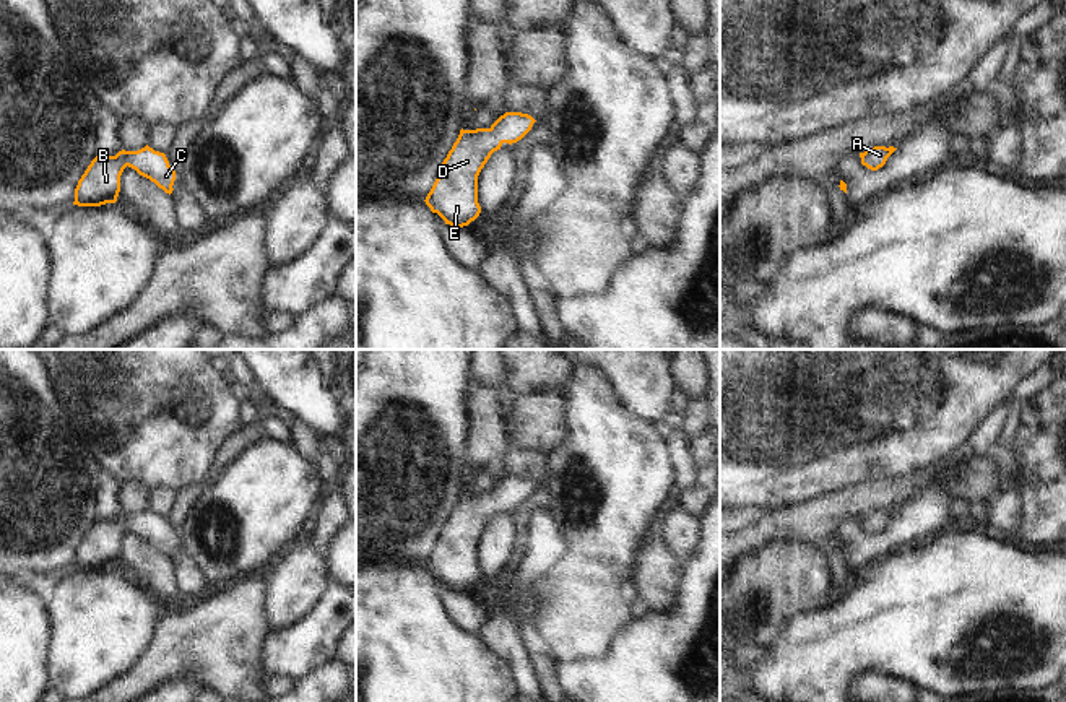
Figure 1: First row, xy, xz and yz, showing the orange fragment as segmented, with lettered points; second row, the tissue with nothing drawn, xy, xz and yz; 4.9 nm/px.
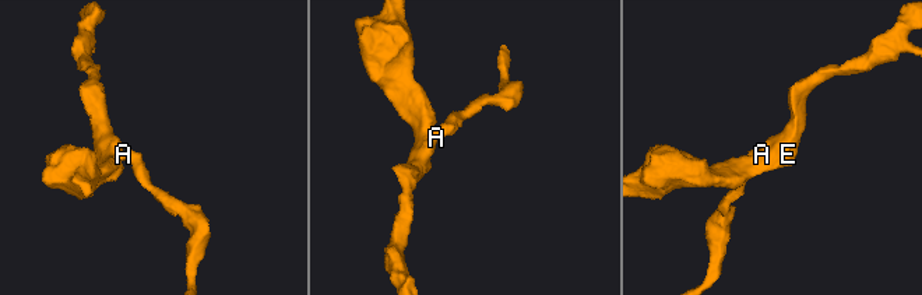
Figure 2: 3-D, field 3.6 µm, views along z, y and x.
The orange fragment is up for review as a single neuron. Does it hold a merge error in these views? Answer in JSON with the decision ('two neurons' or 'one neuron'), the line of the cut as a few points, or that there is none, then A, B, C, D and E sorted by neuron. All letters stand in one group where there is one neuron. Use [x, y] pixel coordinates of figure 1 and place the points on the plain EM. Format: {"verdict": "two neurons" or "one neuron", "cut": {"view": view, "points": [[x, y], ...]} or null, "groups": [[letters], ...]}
{"verdict": "one neuron", "cut": null, "groups": [["A", "B", "C", "D", "E"]]}

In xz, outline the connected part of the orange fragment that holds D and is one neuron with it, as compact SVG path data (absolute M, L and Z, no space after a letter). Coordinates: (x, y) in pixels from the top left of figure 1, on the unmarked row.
M505 476L489 492L460 494L457 505L439 531L439 540L426 561L426 569L445 588L463 592L474 585L478 567L478 540L491 518L504 507L517 507L536 484L522 476Z

